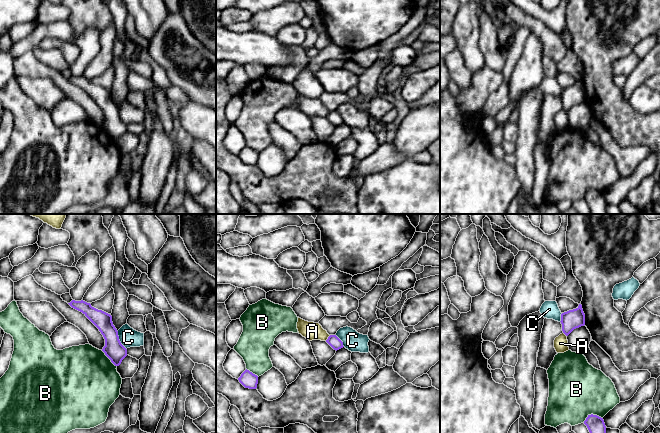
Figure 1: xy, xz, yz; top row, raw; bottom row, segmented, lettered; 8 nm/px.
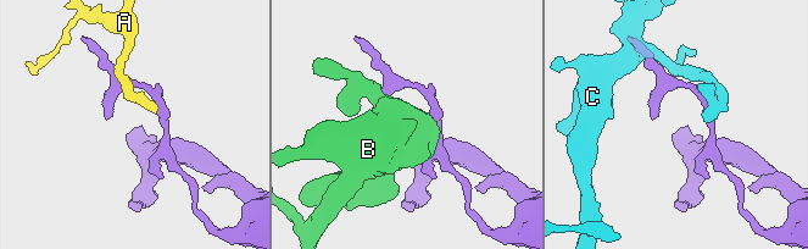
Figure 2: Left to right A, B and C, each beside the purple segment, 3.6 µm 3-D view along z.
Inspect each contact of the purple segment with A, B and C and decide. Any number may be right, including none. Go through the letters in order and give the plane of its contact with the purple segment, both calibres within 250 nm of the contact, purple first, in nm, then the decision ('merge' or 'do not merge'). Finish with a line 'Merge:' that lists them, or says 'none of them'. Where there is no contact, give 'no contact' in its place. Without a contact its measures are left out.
A: meets purple in xz; 90 nm thick on the purple side, 140 nm on the other; do not merge
B: meets purple in yz; 140 nm thick on the purple side, 440 nm on the other; do not merge
C: meets purple in xy; 160 nm thick on the purple side, 150 nm on the other; do not merge
Merge: none of them

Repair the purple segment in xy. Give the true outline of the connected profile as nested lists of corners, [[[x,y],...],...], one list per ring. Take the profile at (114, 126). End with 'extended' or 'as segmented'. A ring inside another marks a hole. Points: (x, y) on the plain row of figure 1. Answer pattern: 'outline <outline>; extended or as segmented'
outline [[[72,76],[68,79],[72,84],[82,88],[101,108],[105,115],[102,127],[115,142],[119,142],[127,132],[127,125],[121,120],[118,107],[113,101],[112,92],[98,86],[83,76]]]; as segmented

